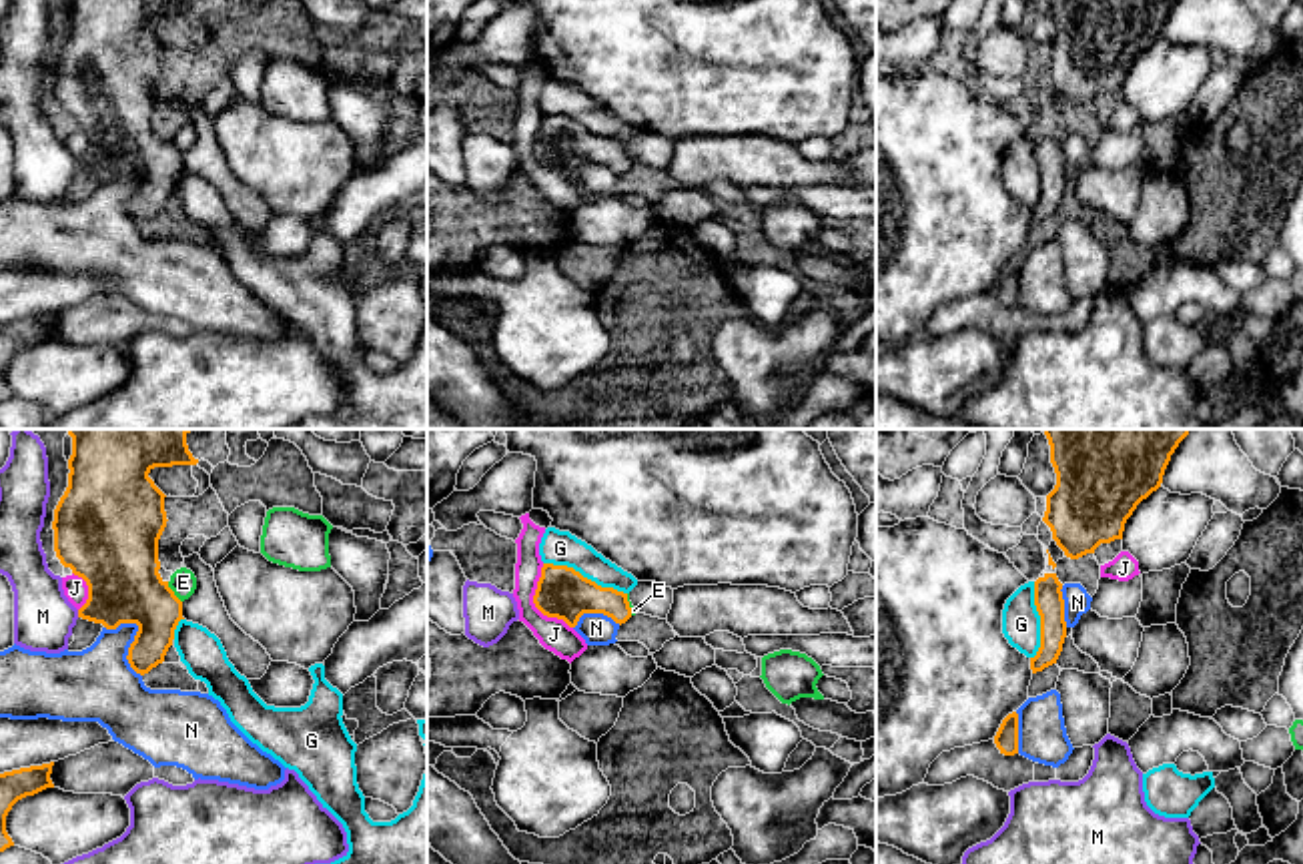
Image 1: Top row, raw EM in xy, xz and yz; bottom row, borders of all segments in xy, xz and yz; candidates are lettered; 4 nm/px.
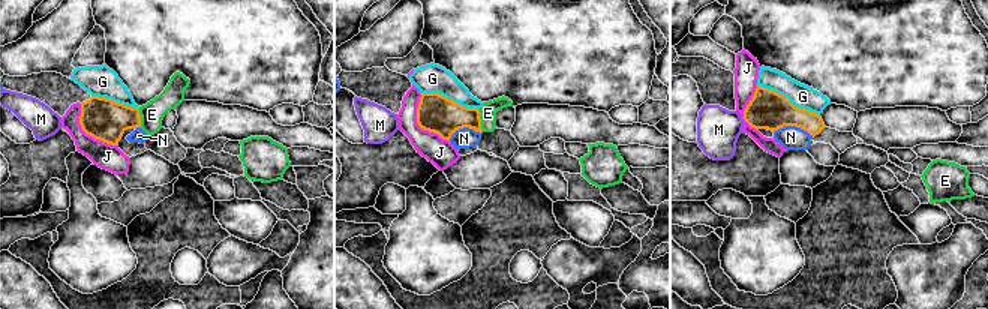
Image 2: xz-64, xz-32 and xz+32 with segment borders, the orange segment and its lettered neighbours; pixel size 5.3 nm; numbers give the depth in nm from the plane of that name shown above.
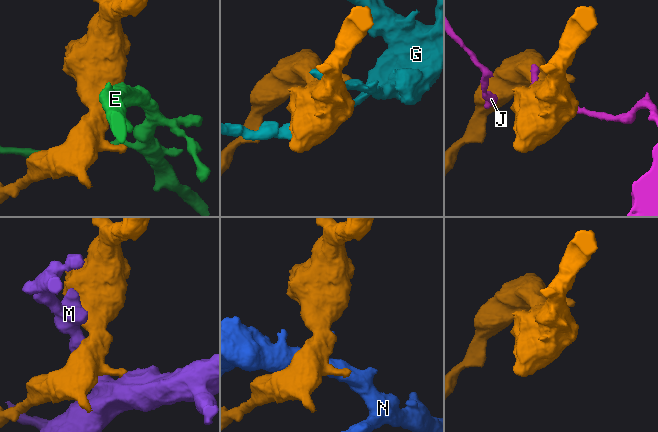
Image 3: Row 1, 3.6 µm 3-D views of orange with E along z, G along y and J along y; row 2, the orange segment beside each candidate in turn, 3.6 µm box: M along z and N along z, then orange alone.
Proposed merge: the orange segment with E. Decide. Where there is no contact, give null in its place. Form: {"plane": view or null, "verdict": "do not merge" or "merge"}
{"plane": "xy", "verdict": "do not merge"}

